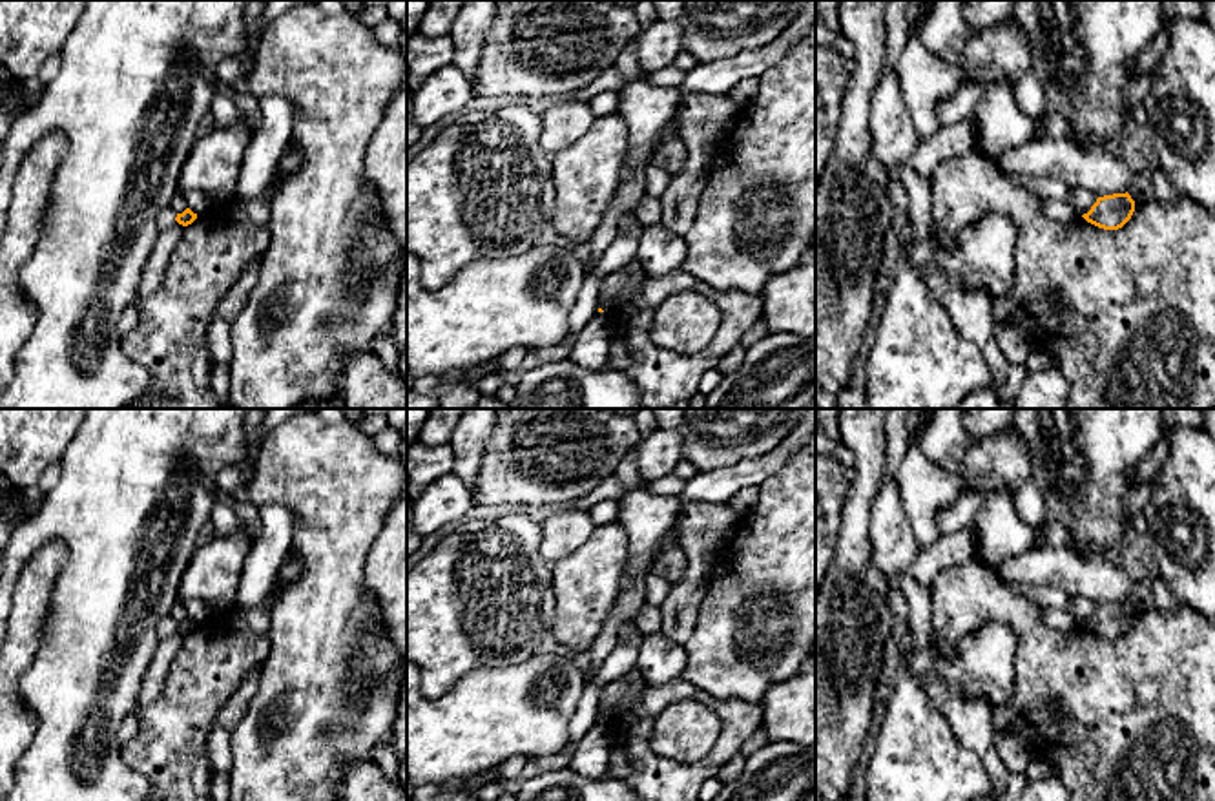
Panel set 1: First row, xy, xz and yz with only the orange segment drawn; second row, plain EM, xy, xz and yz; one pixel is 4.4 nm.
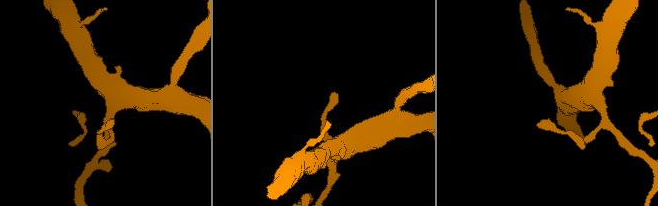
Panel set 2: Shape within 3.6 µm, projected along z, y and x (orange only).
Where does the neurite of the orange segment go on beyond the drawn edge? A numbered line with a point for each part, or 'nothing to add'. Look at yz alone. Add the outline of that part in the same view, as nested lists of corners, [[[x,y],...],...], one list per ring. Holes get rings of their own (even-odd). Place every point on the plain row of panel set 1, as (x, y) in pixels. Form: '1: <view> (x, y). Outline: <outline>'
nothing to add

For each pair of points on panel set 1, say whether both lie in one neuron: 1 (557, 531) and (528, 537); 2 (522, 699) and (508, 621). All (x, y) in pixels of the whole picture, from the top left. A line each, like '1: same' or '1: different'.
1: different
2: different

